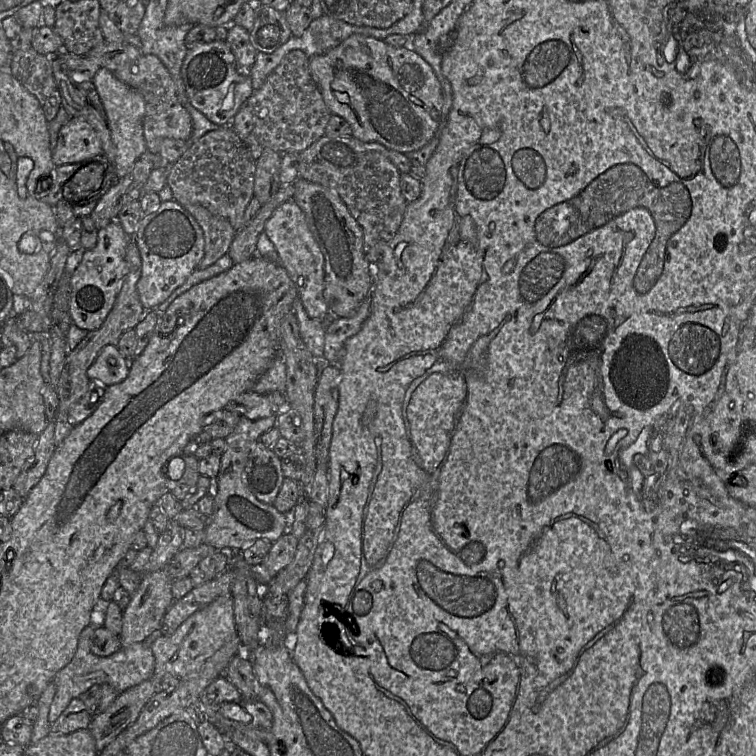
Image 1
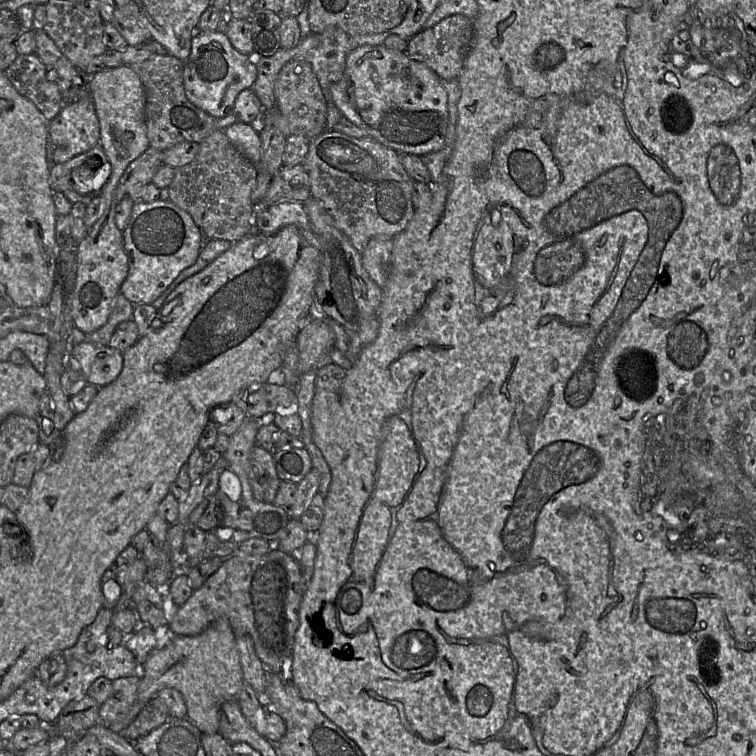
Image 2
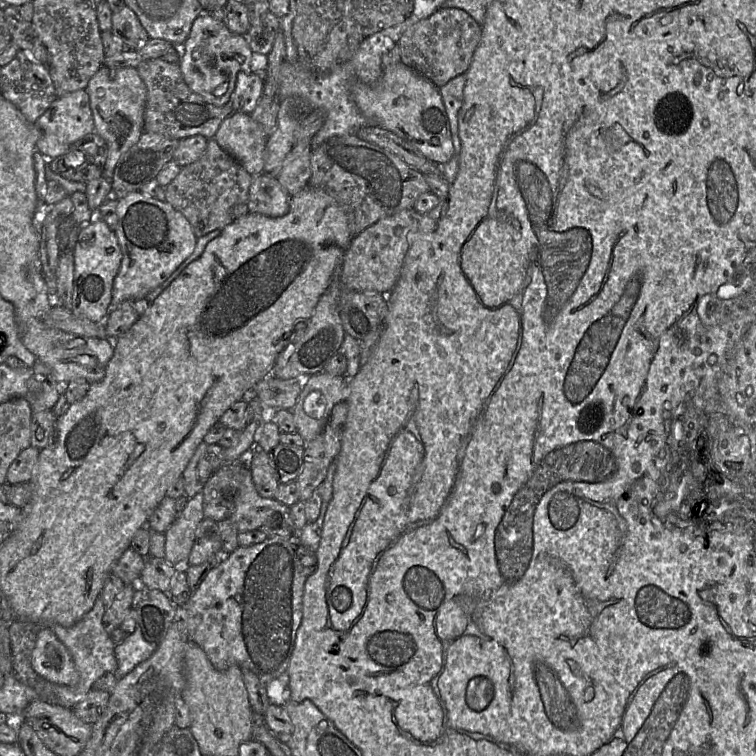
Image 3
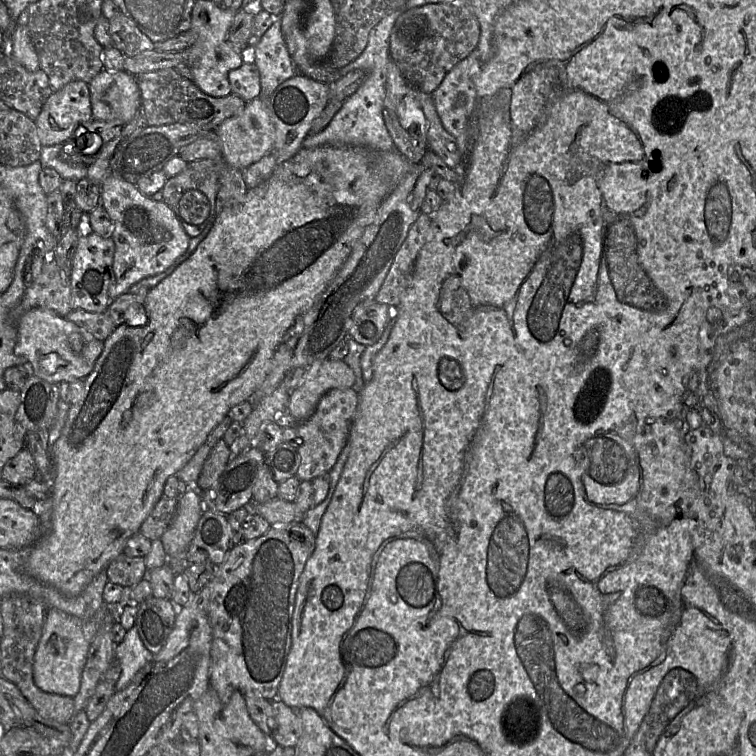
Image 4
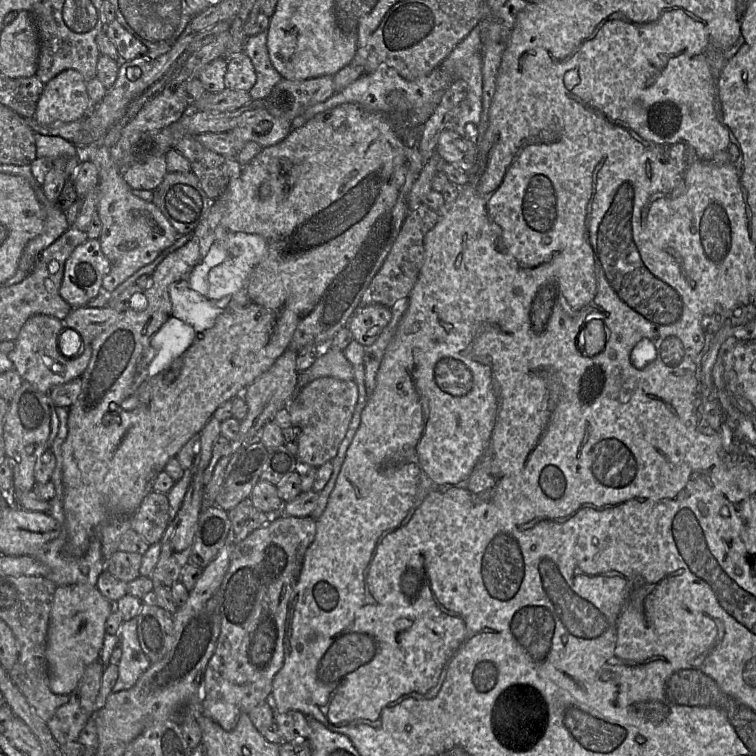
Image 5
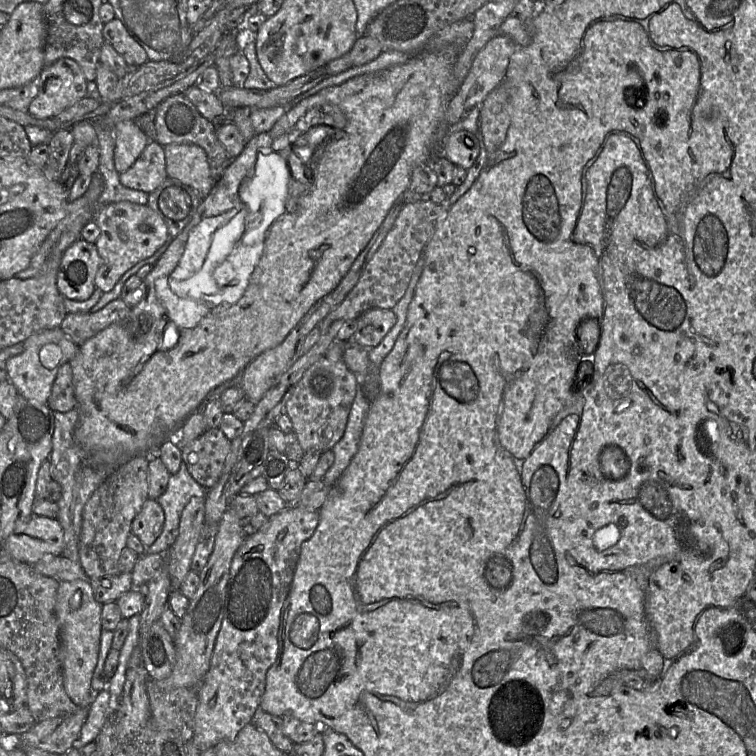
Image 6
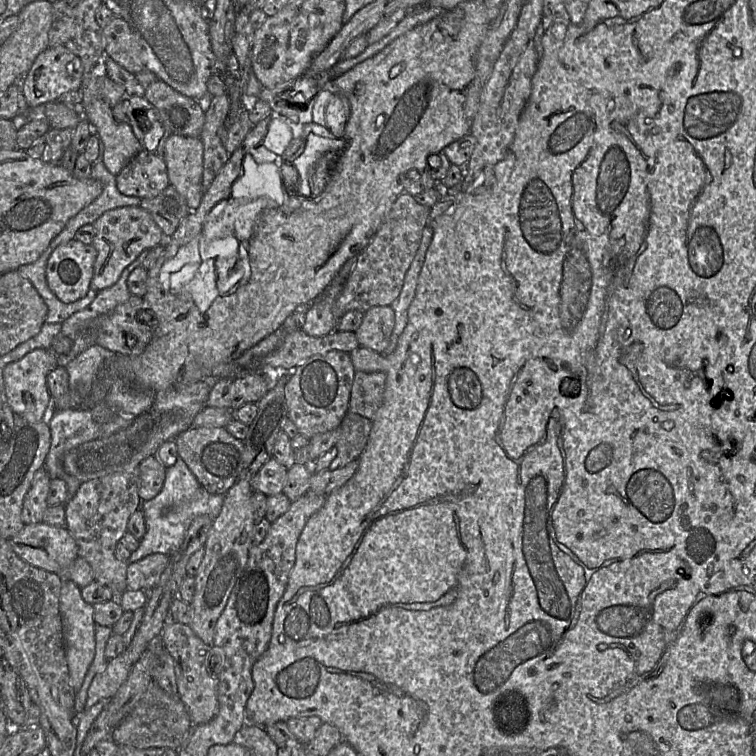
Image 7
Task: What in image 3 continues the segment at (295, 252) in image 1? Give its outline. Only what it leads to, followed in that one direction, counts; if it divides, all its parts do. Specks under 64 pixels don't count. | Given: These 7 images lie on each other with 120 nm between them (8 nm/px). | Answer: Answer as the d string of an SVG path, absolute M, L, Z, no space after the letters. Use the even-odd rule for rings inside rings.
M252 175L249 189L248 210L268 217L281 217L290 209L291 196L274 175Z

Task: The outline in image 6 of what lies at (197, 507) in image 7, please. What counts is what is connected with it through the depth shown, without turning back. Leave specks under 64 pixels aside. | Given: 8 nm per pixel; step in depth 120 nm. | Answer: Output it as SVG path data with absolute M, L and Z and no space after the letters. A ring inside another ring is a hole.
M182 461L179 471L170 476L165 492L156 499L163 508L165 520L161 534L148 548L144 547L144 554L165 555L178 536L180 517L185 506L193 497L205 497L207 491L192 477Z

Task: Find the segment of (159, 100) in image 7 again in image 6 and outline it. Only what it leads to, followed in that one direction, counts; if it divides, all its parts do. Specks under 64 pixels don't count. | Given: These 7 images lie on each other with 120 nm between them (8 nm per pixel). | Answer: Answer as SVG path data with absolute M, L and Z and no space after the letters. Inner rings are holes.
M185 92L165 98L153 110L155 120L155 140L162 146L169 144L194 144L206 152L214 182L223 175L232 159L216 135L217 124L205 118L196 106L187 98Z

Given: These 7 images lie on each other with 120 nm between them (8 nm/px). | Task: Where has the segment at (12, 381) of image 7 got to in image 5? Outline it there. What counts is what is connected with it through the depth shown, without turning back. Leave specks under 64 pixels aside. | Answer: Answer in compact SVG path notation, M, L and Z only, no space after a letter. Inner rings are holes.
M34 315L23 325L15 340L14 349L8 354L14 370L23 381L29 382L42 393L49 393L56 386L80 378L90 362L92 341L89 345L83 346L83 351L78 357L63 356L58 346L58 337L65 329L67 328L64 326L64 320L46 315Z

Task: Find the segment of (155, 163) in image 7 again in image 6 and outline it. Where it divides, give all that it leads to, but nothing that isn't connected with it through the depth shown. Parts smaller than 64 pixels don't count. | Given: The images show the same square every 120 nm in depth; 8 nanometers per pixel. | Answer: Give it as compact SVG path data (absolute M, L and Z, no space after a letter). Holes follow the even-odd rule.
M156 140L149 141L134 164L119 175L123 186L148 194L167 178L164 147Z

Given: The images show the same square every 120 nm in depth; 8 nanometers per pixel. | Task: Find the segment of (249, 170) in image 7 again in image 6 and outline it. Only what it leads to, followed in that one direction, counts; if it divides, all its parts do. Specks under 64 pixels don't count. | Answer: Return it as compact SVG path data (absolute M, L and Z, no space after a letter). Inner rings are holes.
M278 153L258 154L255 170L252 176L242 182L239 187L239 197L245 207L253 212L245 218L245 226L248 225L243 243L253 245L266 234L272 224L286 212L288 195L288 182L290 170L286 160Z

